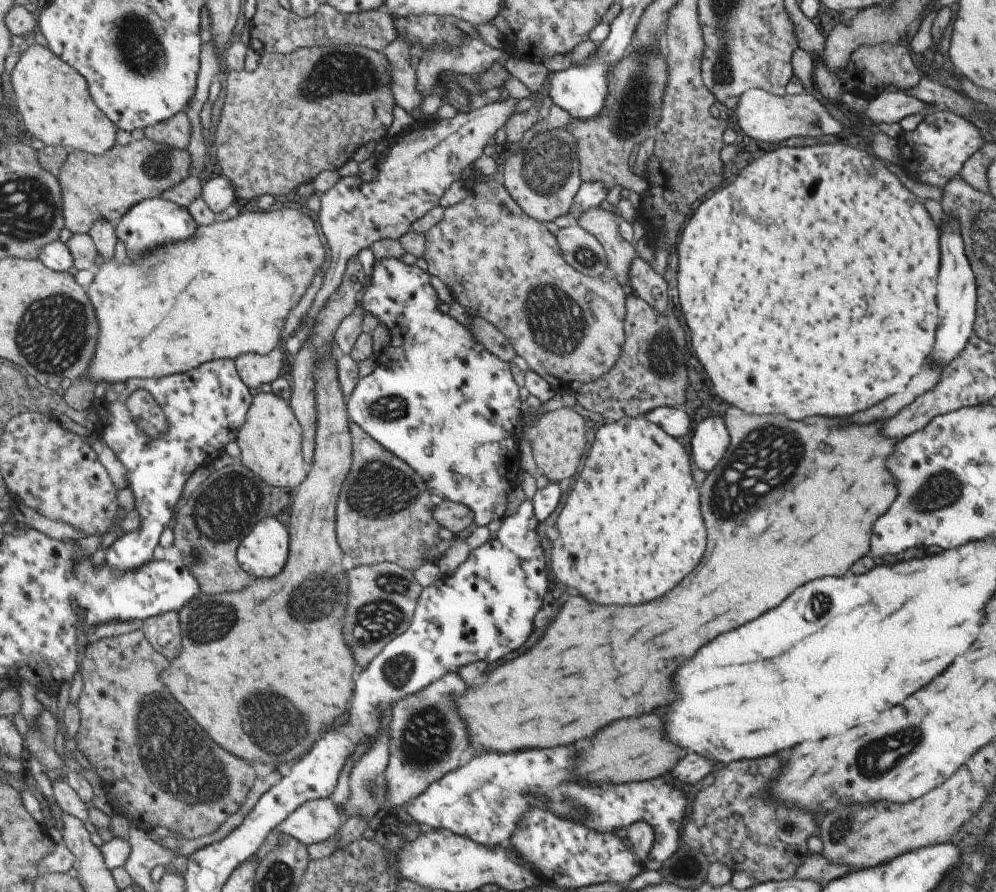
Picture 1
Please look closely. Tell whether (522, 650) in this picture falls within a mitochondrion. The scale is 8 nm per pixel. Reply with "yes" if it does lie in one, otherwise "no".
no

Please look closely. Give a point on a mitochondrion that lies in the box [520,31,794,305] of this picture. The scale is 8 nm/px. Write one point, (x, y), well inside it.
(636, 112)

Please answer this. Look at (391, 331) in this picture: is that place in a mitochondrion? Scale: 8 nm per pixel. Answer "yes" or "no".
no

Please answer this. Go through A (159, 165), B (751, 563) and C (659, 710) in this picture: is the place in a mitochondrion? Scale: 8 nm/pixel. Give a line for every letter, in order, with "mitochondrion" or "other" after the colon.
A: mitochondrion
B: other
C: other

